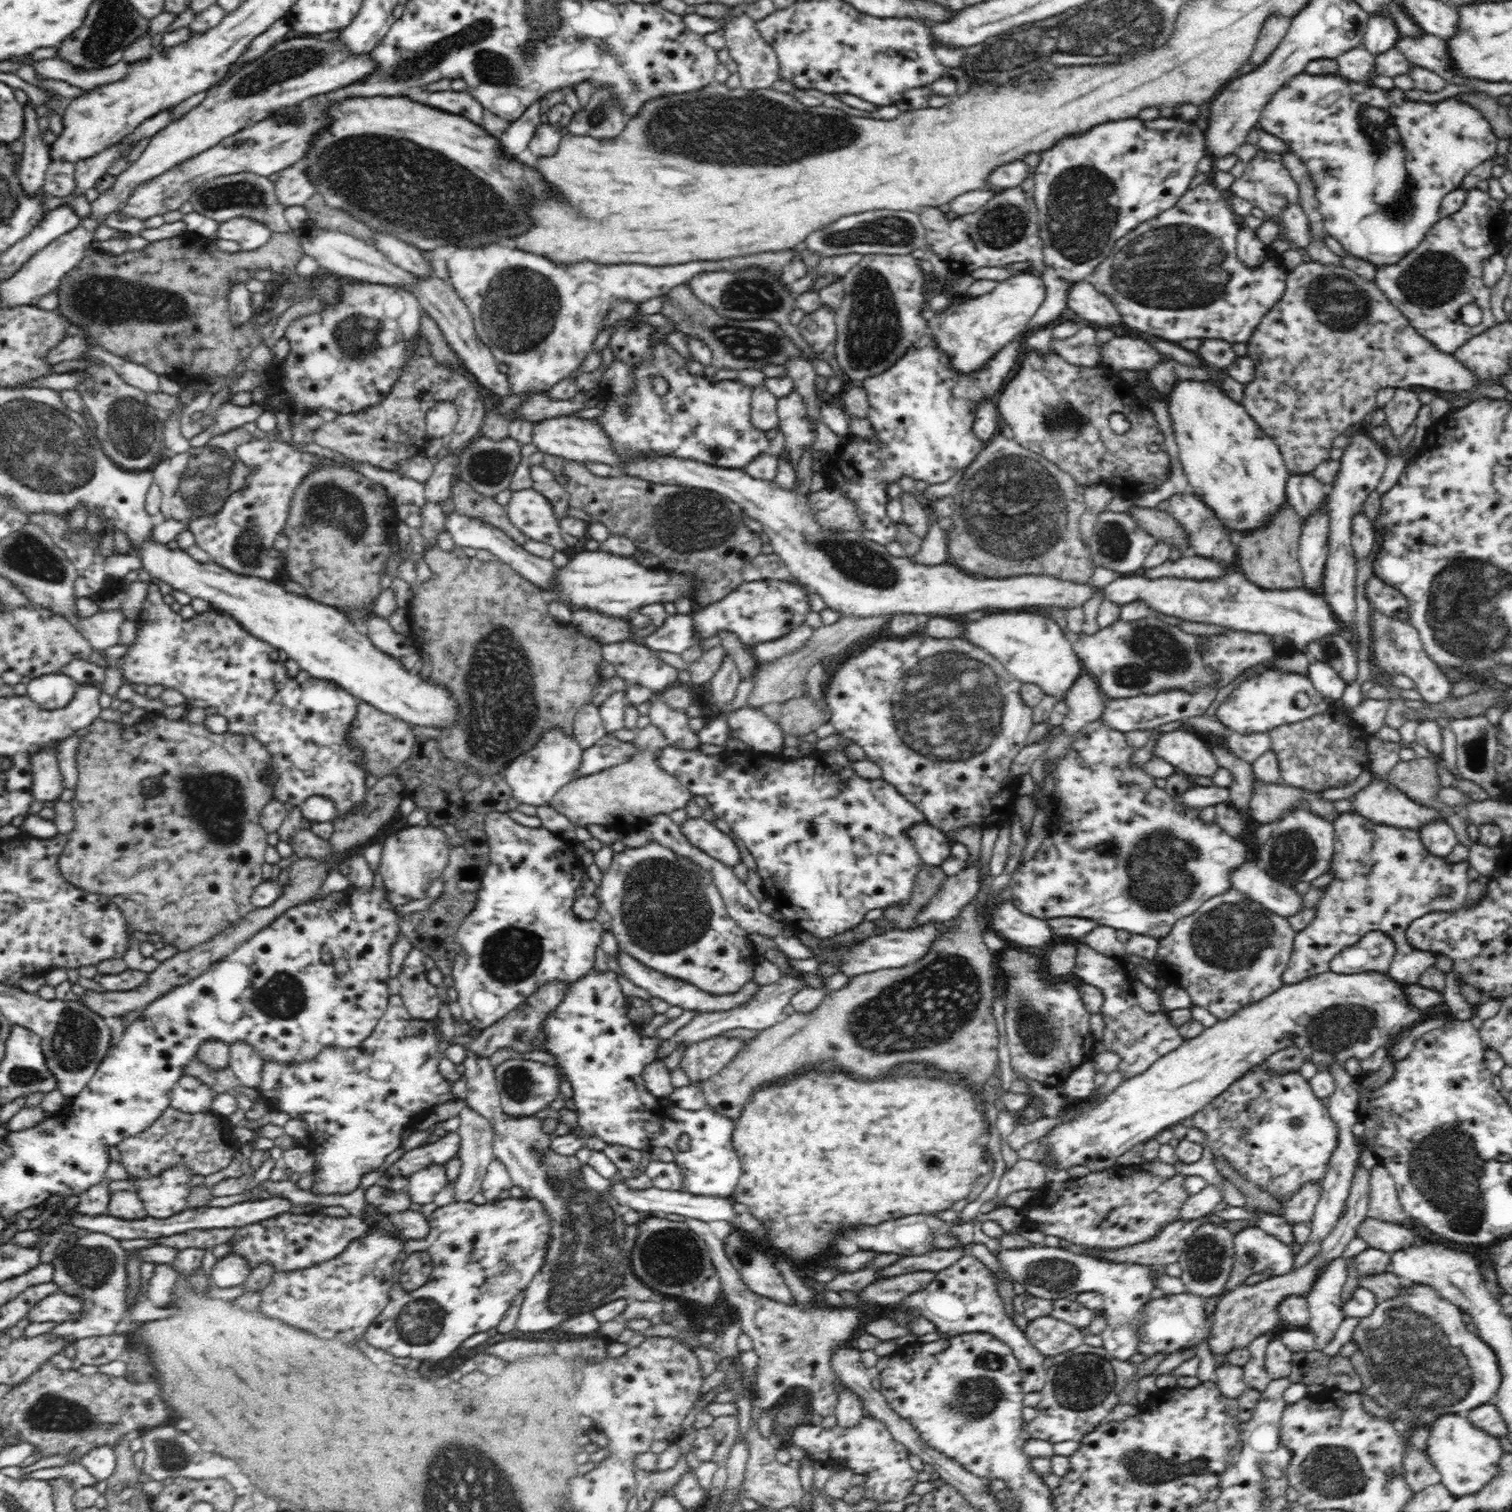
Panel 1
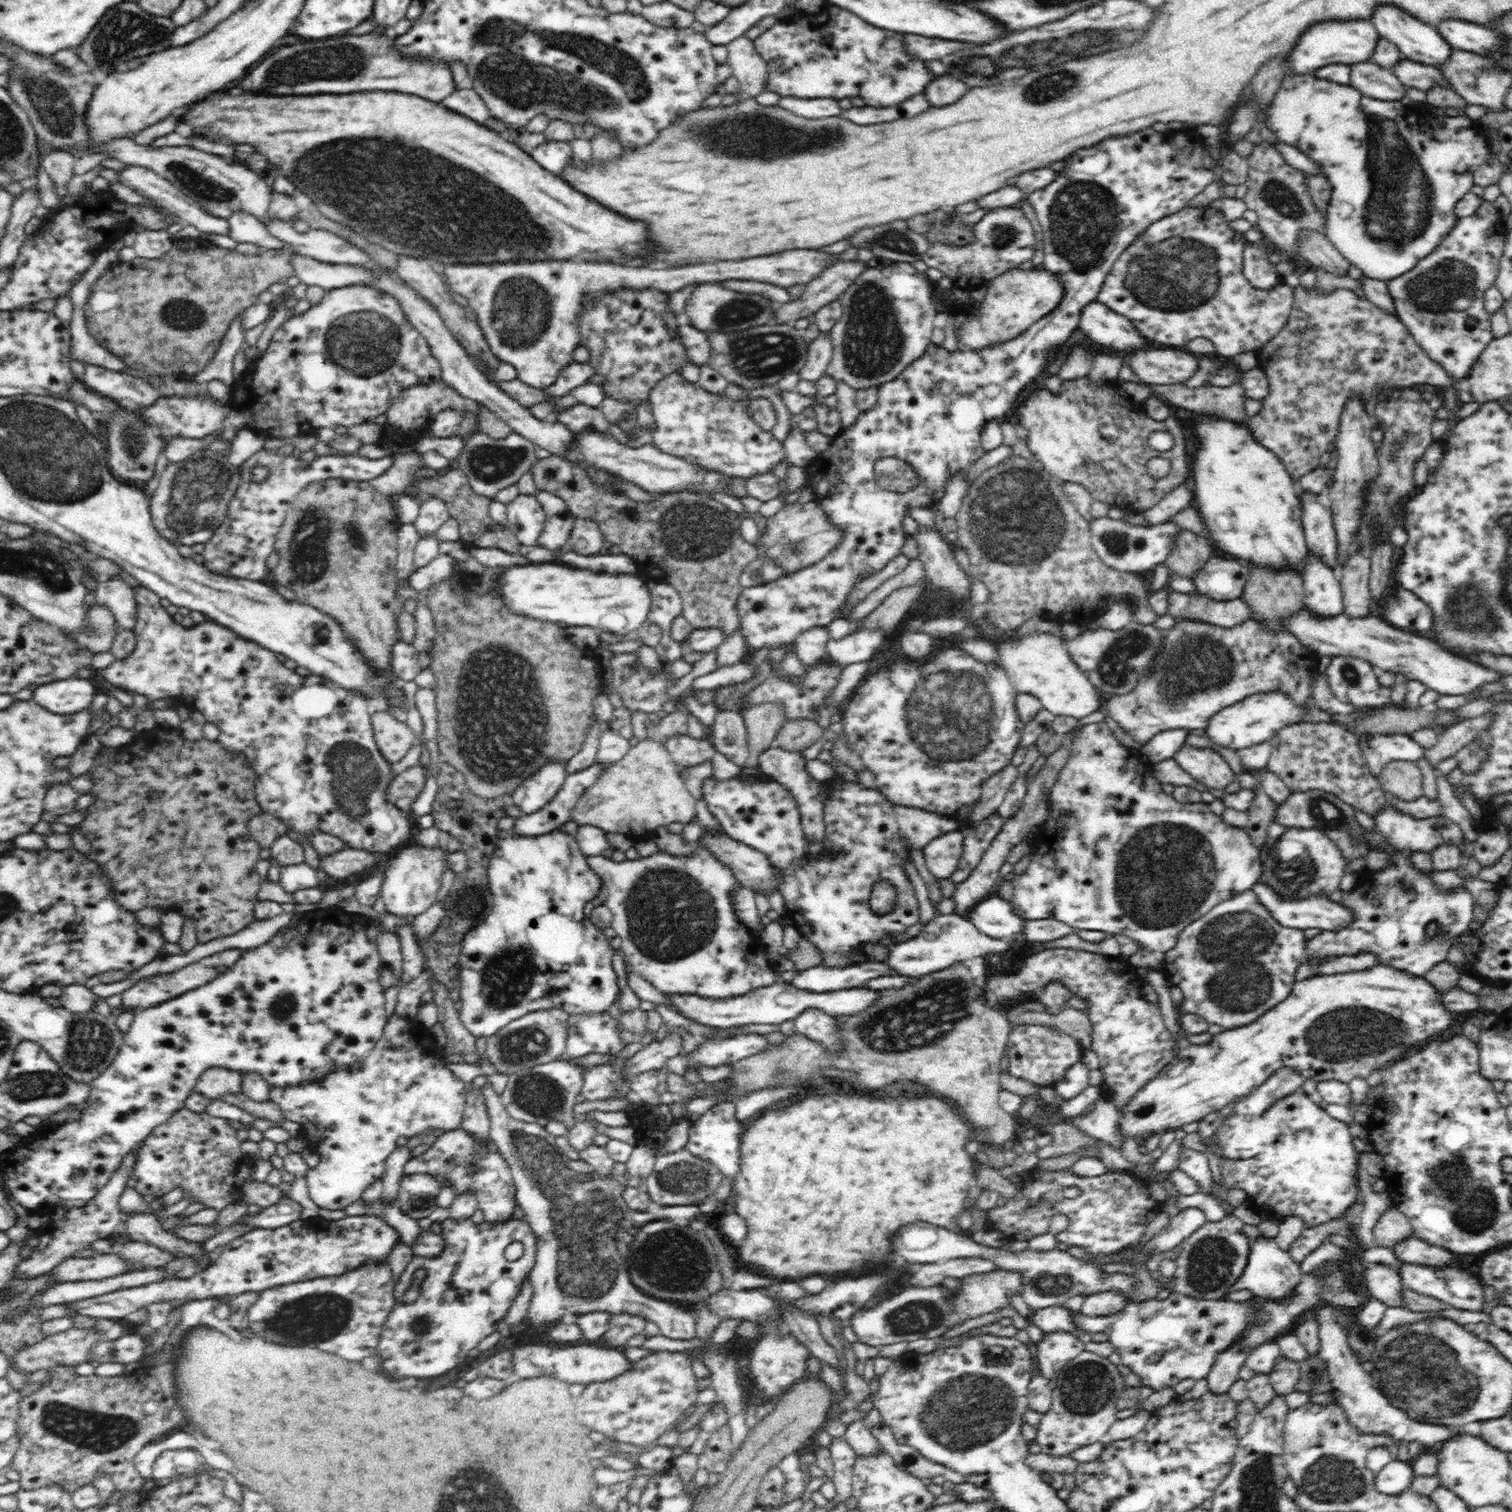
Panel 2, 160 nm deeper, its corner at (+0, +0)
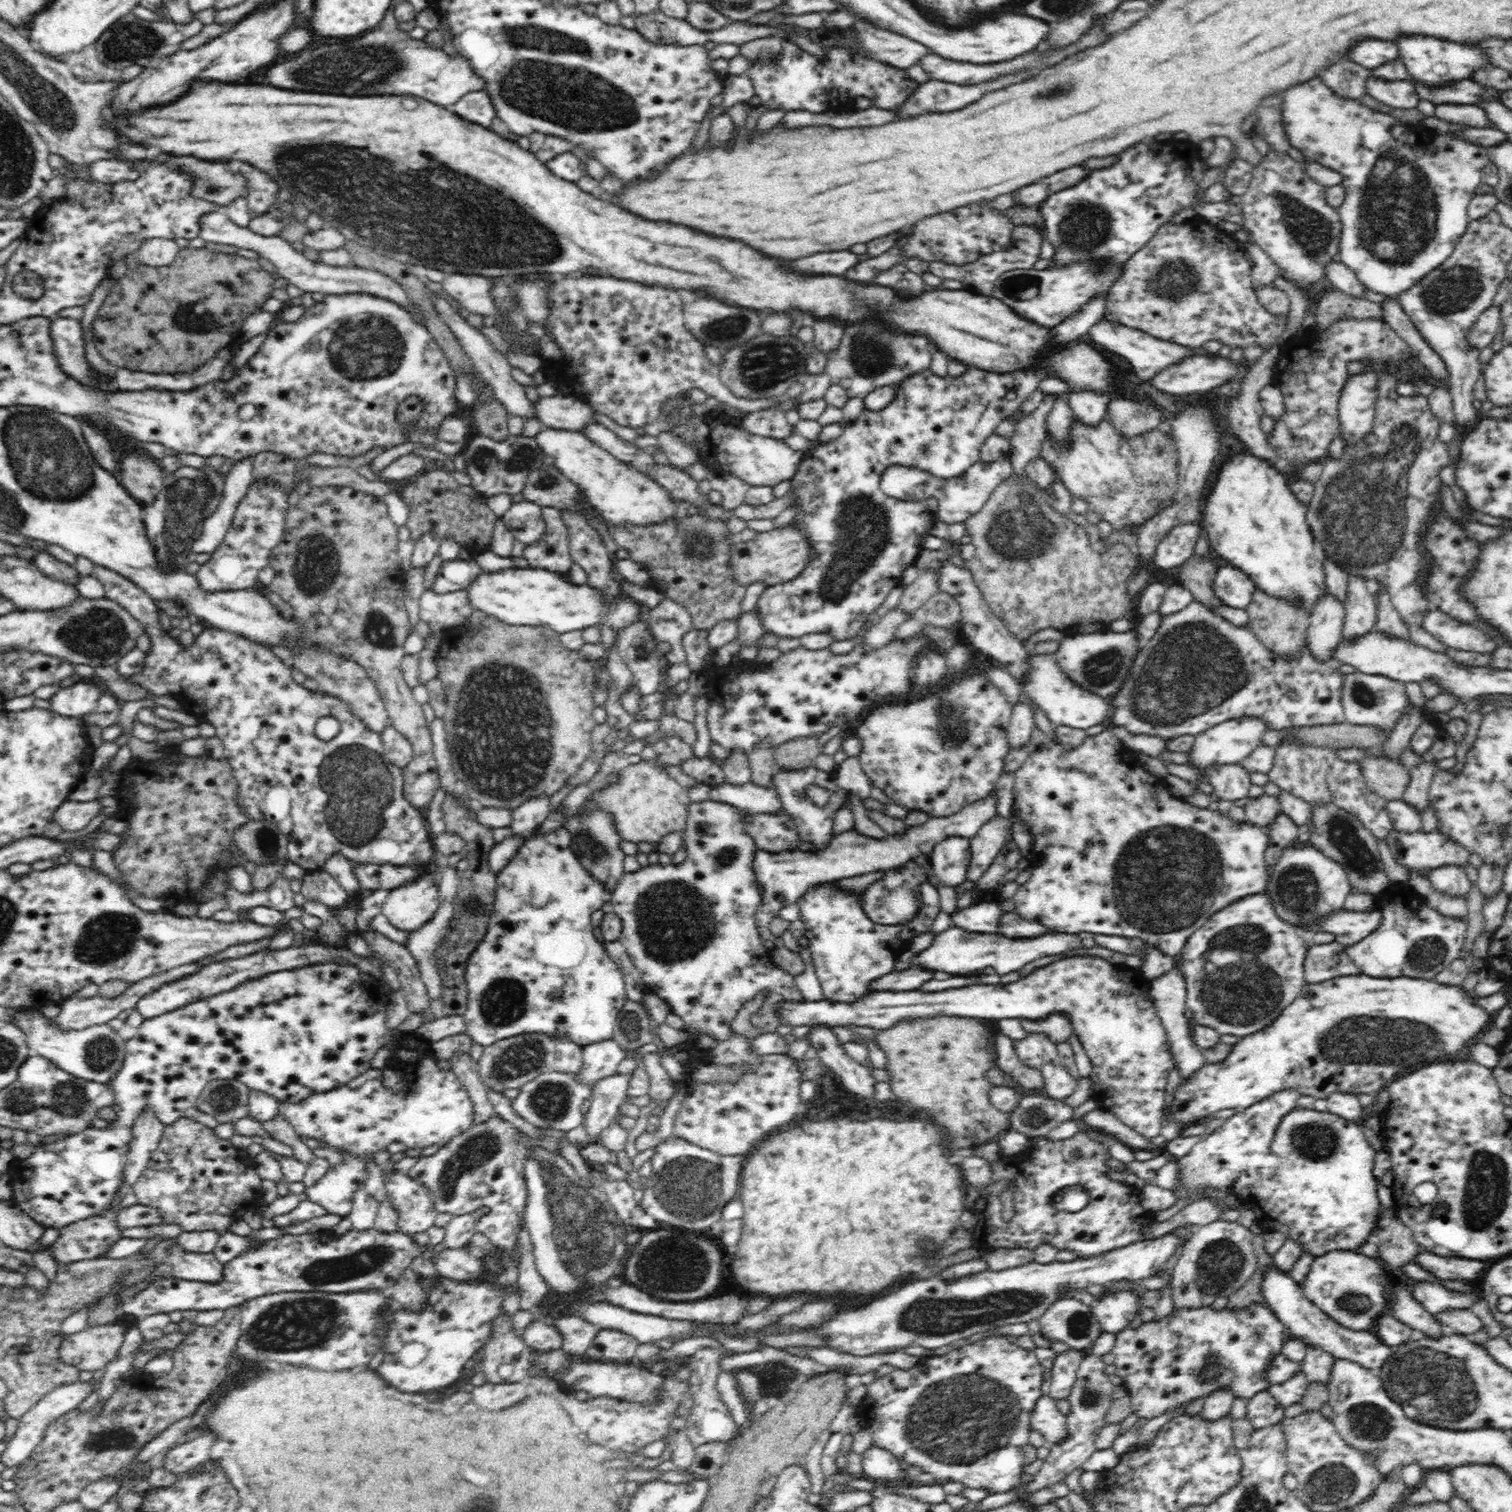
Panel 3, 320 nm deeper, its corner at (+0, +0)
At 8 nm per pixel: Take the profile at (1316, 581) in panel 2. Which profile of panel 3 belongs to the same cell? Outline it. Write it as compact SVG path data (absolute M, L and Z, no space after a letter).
M1327 592L1316 602L1310 614L1306 634L1309 651L1320 662L1334 659L1334 650L1342 640L1345 618L1344 605Z

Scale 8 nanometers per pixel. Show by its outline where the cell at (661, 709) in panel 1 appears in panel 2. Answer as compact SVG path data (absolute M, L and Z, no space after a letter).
M689 734L684 736L668 736L665 747L671 754L672 760L679 767L692 767L696 764L712 760L715 747L701 738L692 738Z

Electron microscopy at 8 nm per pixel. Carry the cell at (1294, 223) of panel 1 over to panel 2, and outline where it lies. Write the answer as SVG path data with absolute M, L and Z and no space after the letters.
M1302 230L1298 240L1298 254L1302 255L1312 266L1321 268L1334 276L1344 276L1350 268L1340 251L1320 230Z

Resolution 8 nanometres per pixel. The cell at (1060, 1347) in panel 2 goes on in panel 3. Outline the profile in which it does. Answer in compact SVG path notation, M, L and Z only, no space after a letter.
M1071 1348L1068 1352L1057 1355L1051 1372L1052 1385L1050 1398L1054 1401L1067 1400L1077 1380L1077 1371L1087 1351Z

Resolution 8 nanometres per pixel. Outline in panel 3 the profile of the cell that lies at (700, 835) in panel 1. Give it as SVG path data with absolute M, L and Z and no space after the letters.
M992 790L986 798L980 798L965 806L961 811L945 817L930 817L924 824L907 826L902 834L888 835L878 839L849 830L836 835L830 844L820 851L782 851L771 853L765 850L756 850L752 869L755 871L756 881L762 888L762 901L757 914L758 933L765 947L771 952L776 948L776 938L768 930L773 920L777 918L778 911L794 905L806 892L814 886L825 883L834 883L841 878L852 878L863 874L887 869L904 867L920 854L929 854L938 842L950 836L972 838L980 827L996 816L996 797Z

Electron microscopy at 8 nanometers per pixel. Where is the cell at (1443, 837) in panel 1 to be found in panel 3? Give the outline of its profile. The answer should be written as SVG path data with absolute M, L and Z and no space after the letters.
M1453 864L1440 866L1440 868L1434 868L1427 877L1434 890L1444 893L1444 895L1467 898L1471 890L1471 882L1462 866L1454 866Z

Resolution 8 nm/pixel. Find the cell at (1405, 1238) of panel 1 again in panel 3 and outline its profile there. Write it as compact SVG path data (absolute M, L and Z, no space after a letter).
M1427 1250L1418 1252L1414 1262L1419 1264L1424 1270L1434 1274L1436 1278L1442 1280L1458 1280L1474 1284L1480 1278L1480 1274L1487 1270L1484 1262L1480 1260L1466 1260L1466 1258L1456 1258L1452 1256L1438 1256Z

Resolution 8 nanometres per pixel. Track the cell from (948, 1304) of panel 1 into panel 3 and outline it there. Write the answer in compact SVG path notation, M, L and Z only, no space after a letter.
M1042 1396L1031 1412L1031 1429L1046 1439L1047 1446L1054 1446L1069 1436L1066 1420L1067 1416L1058 1410L1056 1402L1050 1396Z

